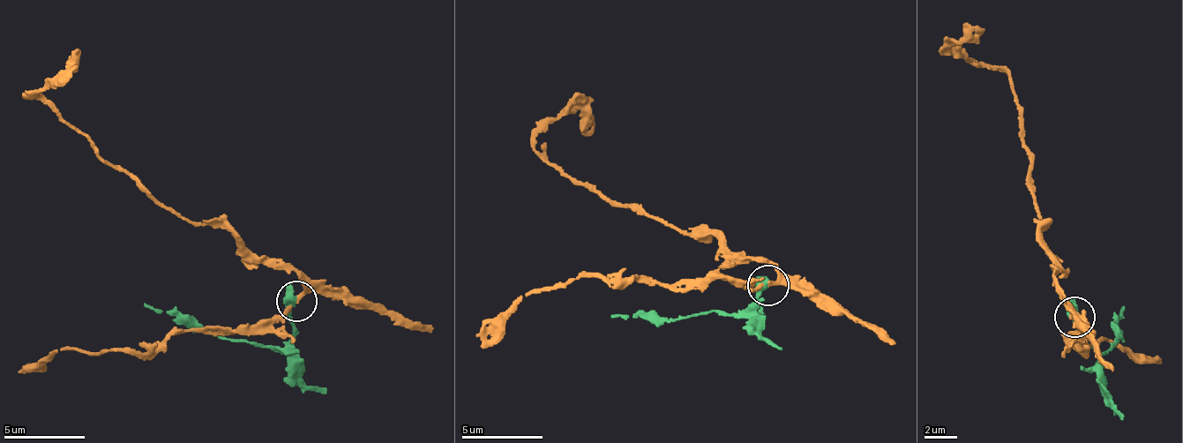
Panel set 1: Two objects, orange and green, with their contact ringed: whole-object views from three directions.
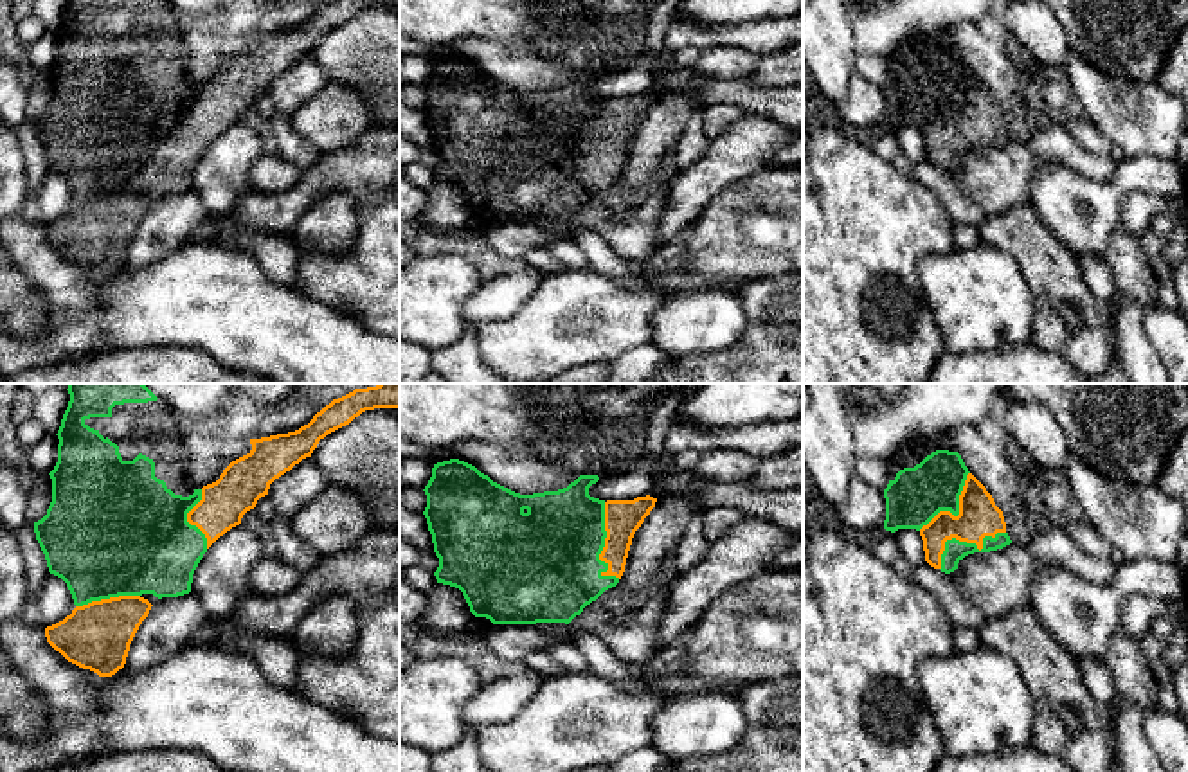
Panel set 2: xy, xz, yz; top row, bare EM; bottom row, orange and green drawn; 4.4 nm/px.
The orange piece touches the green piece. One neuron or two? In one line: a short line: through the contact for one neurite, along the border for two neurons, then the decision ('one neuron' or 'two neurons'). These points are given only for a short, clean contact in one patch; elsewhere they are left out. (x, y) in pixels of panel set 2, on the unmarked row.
two neurons

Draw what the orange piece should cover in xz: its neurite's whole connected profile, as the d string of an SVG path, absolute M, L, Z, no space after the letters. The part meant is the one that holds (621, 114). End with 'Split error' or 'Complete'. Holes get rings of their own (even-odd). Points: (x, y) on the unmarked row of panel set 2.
M646 92L634 97L605 99L605 144L599 157L608 162L601 173L616 173L621 176L635 128L655 104L657 95Z. Complete

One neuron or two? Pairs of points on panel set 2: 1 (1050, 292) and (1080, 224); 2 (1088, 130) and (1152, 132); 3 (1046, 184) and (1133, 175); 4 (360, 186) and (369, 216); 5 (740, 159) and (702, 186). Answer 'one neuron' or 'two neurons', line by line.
1: two neurons
2: two neurons
3: one neuron
4: two neurons
5: one neuron

